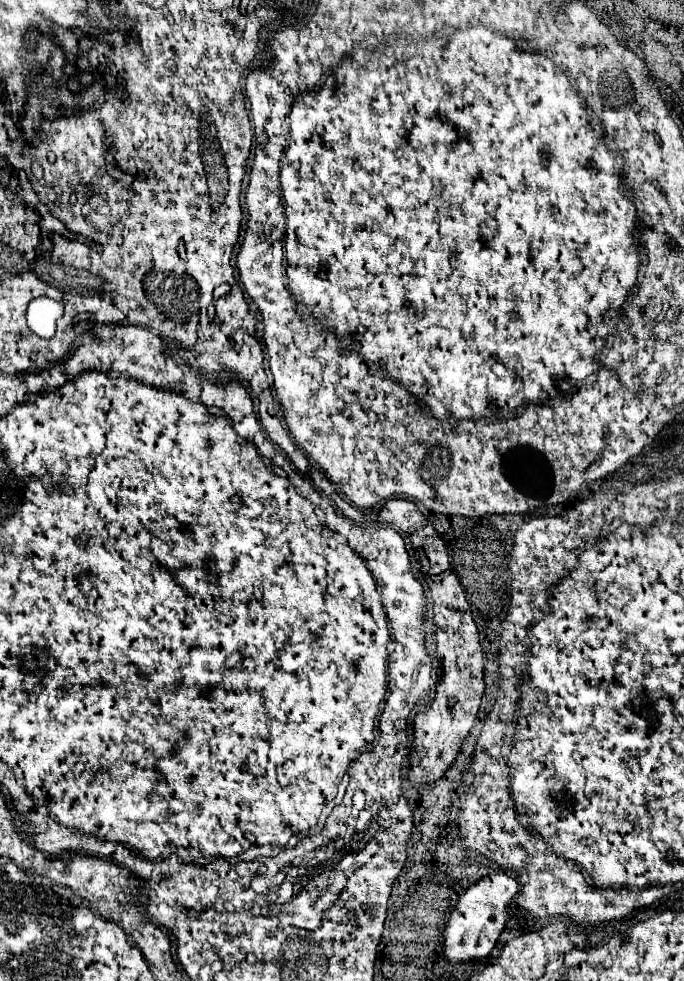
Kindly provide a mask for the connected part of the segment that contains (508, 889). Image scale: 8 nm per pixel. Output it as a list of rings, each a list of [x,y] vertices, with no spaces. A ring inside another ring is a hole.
[[[493,872],[485,878],[481,878],[477,884],[473,884],[457,902],[455,910],[451,912],[451,918],[447,922],[445,936],[445,960],[449,962],[463,962],[473,958],[489,956],[493,950],[499,934],[503,932],[507,920],[509,920],[509,906],[511,900],[517,894],[517,882],[513,874],[507,872]]]

